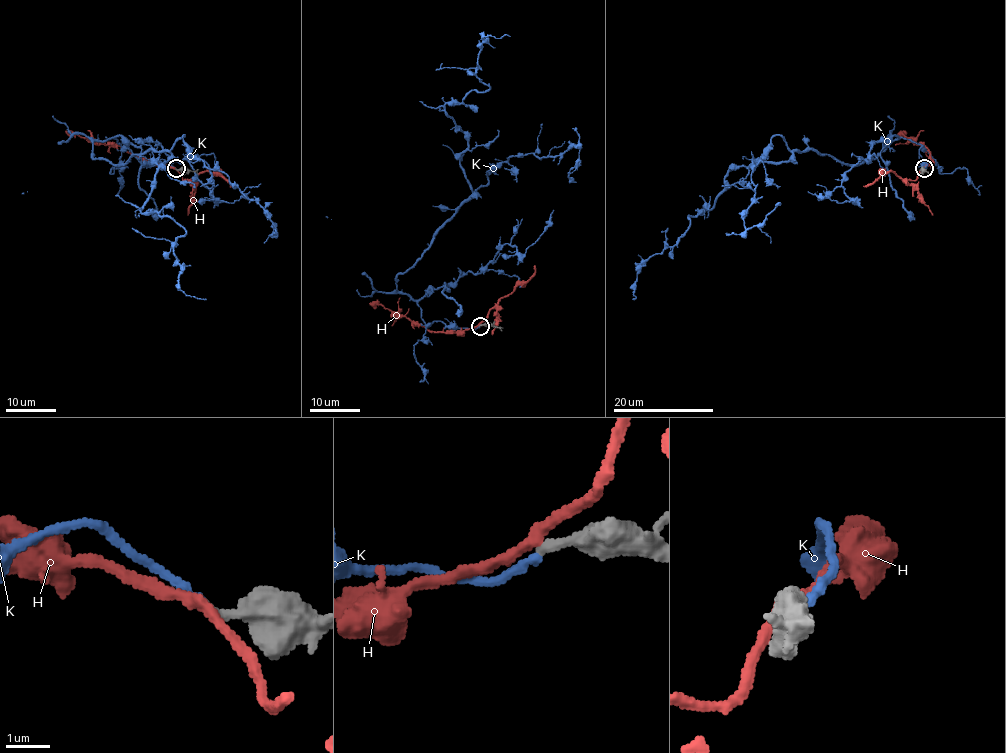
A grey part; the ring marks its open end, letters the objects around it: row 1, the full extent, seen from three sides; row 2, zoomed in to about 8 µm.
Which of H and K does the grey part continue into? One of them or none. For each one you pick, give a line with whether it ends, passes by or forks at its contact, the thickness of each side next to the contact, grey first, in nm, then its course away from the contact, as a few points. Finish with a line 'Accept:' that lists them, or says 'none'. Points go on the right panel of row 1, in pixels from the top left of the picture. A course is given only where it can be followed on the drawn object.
K: it ends there; 200 nm thick on the grey side, 200 nm on the other; it runs (924, 168), (922, 147), (903, 138), (856, 164), (814, 149), (733, 166), (710, 208), (643, 261), (634, 299)
Accept: K

